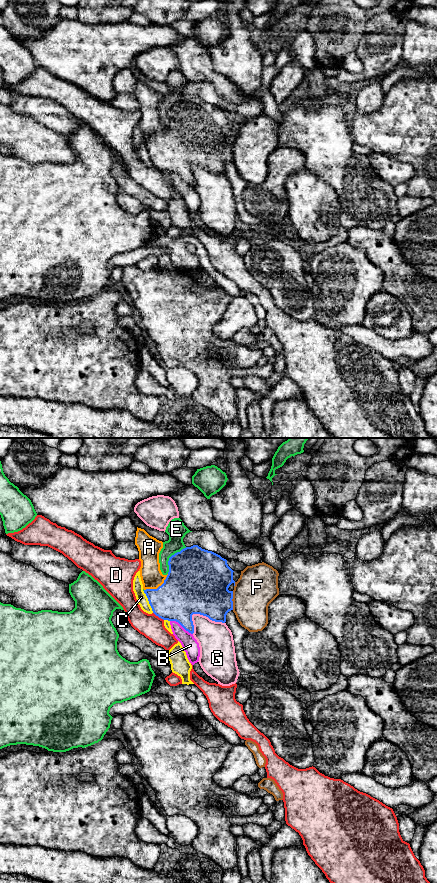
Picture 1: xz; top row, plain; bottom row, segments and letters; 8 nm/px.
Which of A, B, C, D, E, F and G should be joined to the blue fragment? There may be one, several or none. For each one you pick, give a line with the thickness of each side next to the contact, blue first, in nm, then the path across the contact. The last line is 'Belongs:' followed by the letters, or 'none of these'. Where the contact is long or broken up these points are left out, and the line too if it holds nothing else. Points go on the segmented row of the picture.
A: Thickness 420 nm (blue) against 180 nm
Belongs: A

